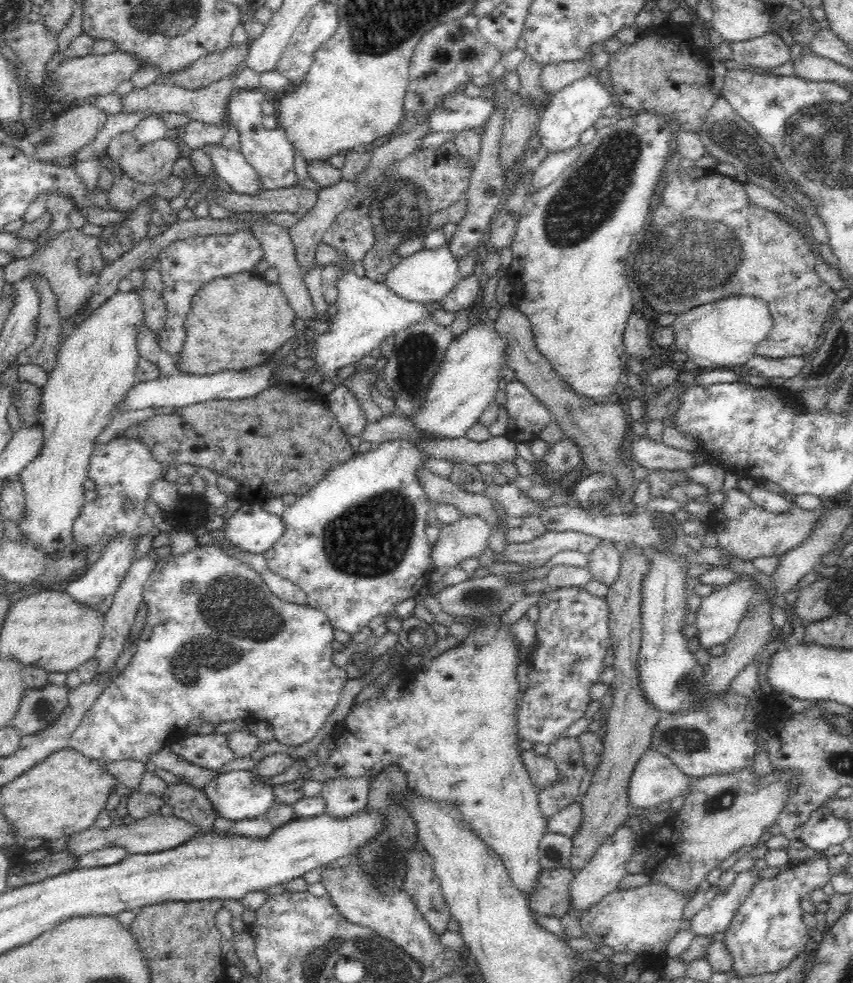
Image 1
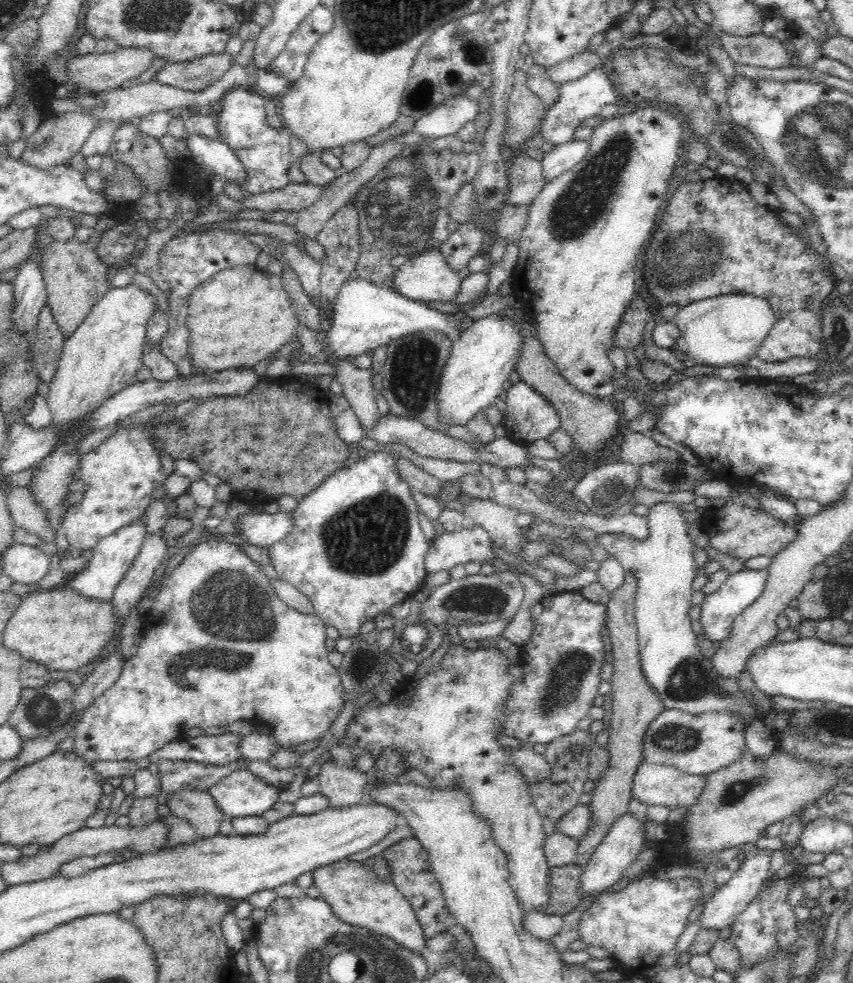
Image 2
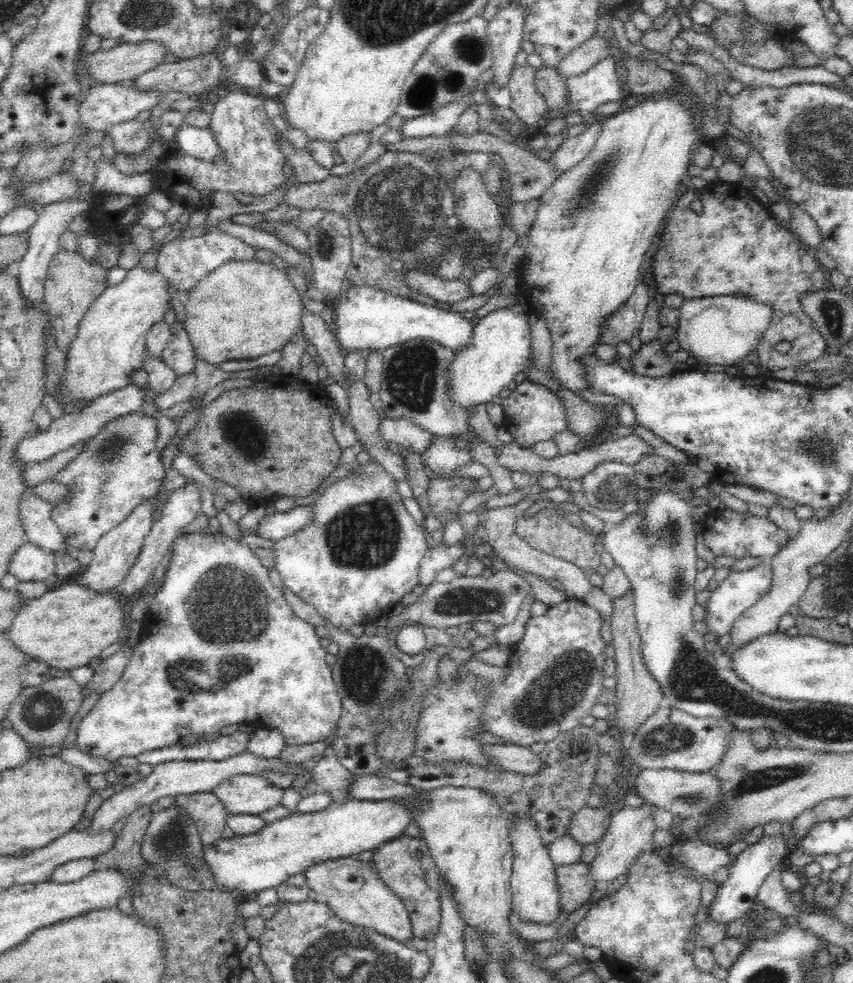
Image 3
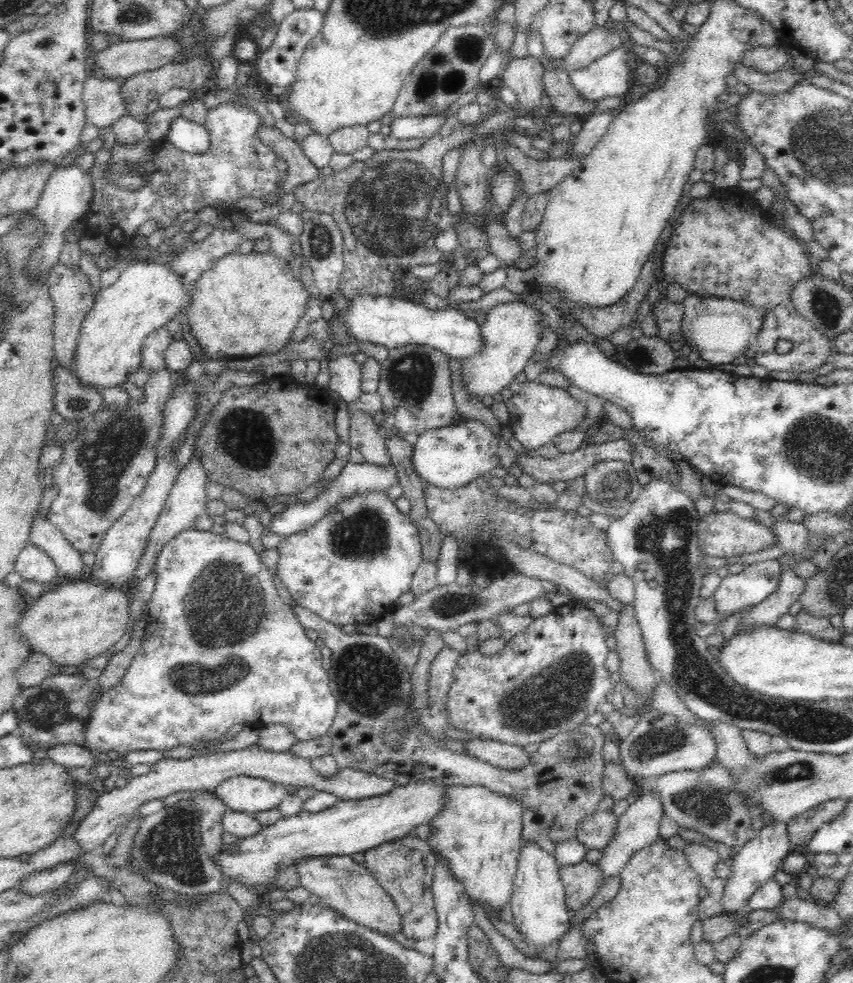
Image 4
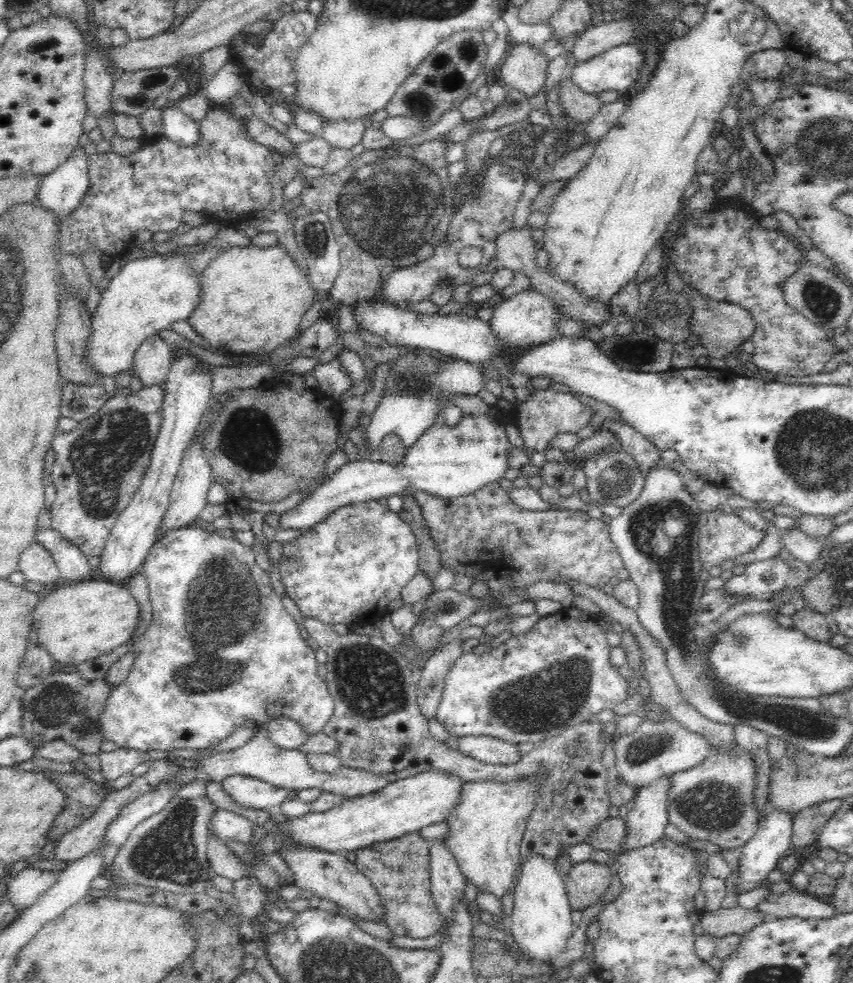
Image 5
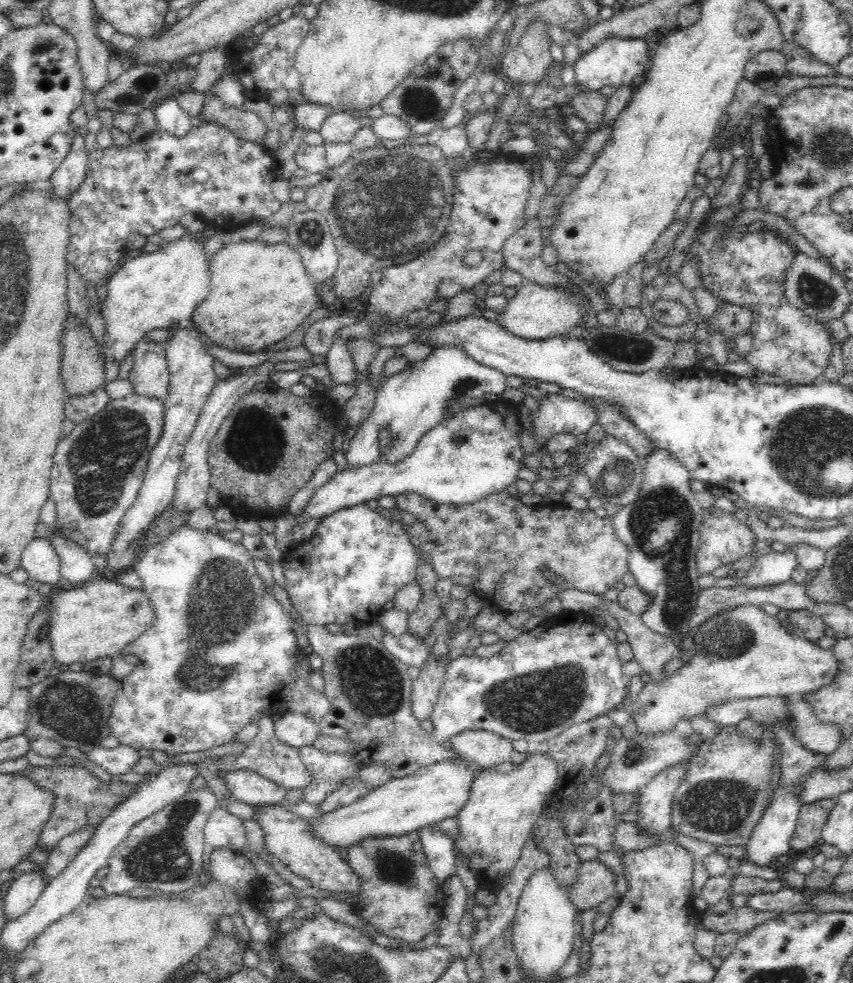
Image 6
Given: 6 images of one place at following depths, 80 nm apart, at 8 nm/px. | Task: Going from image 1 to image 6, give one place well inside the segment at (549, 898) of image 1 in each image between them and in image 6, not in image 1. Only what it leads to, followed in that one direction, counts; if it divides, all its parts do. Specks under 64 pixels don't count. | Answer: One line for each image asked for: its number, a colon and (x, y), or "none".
2: (564, 881)
3: (575, 884)
4: (581, 881)
5: (588, 881)
6: (595, 883)

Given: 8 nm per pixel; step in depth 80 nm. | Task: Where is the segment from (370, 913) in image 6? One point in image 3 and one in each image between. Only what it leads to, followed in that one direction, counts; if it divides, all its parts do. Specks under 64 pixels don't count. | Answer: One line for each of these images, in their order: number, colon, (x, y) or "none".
3: (404, 864)
4: (404, 867)
5: (398, 869)

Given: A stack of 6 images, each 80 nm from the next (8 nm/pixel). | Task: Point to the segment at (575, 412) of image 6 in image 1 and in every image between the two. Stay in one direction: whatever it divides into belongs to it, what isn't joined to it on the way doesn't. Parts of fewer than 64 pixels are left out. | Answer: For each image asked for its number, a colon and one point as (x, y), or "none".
1: (526, 412)
2: (528, 416)
3: (533, 413)
4: (539, 412)
5: (547, 412)

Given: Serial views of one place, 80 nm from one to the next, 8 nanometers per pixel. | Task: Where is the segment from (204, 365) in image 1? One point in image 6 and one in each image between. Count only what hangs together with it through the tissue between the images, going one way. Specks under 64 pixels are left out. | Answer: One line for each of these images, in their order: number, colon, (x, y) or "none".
2: (239, 316)
3: (243, 309)
4: (246, 305)
5: (253, 298)
6: (260, 292)

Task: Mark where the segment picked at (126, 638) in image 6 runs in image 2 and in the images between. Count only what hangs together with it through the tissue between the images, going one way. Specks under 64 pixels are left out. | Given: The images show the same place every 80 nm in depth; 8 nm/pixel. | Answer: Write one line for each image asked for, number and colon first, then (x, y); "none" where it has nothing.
2: (59, 628)
3: (66, 627)
4: (71, 623)
5: (76, 623)

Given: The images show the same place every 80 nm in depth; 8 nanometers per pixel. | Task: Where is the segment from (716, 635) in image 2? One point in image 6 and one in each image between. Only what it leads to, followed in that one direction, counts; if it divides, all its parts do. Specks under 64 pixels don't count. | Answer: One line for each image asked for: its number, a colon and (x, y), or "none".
3: (741, 590)
4: (759, 580)
5: (761, 578)
6: (772, 568)

